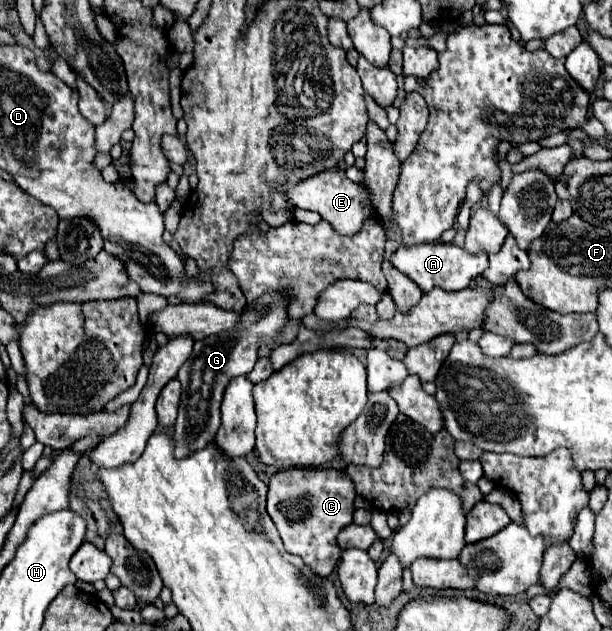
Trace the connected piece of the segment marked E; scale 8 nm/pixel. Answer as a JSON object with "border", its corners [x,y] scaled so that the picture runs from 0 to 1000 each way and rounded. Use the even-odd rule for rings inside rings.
{"border":[[[542,266],[542,269],[529,269],[520,273],[500,285],[490,288],[464,288],[464,292],[451,292],[451,301],[484,330],[493,333],[510,333],[520,336],[533,352],[542,355],[542,361],[549,361],[556,371],[578,371],[585,361],[592,361],[592,352],[605,342],[611,342],[611,330],[605,323],[605,317],[598,314],[598,304],[592,301],[592,295],[572,288],[562,276],[562,269],[556,266]]]}

